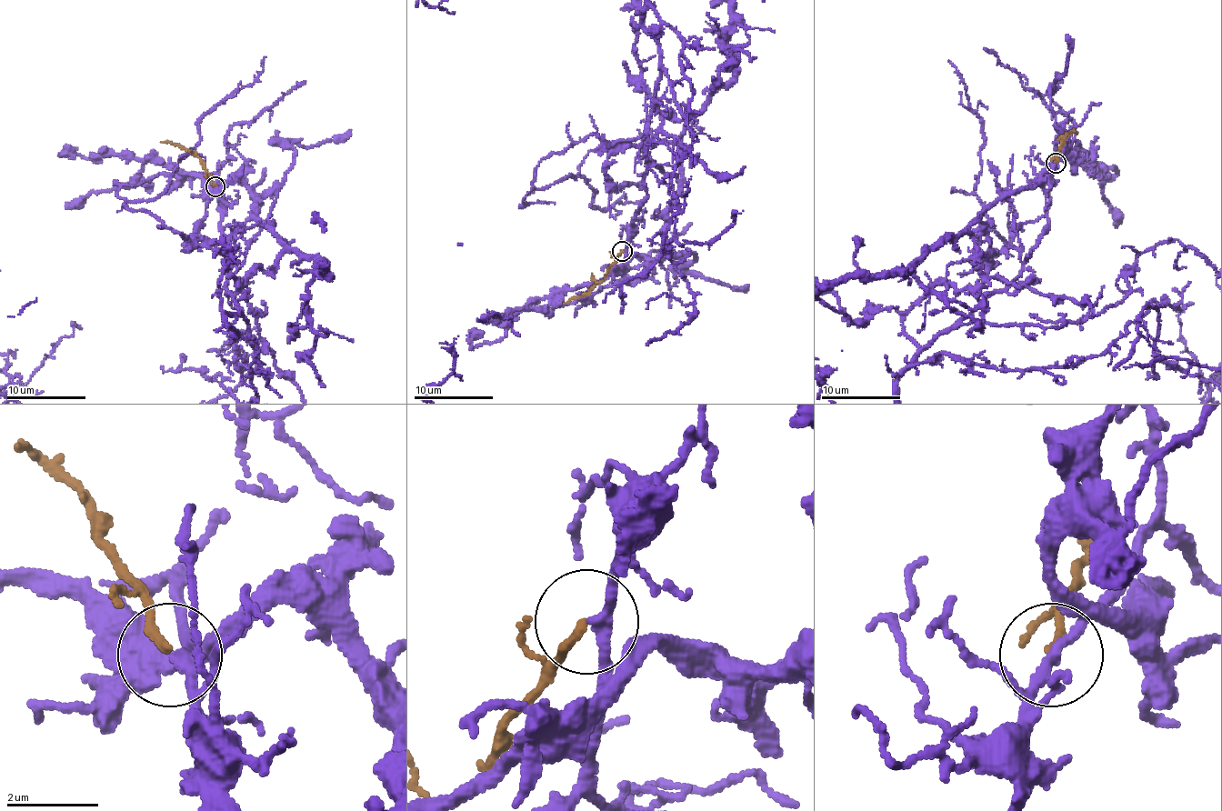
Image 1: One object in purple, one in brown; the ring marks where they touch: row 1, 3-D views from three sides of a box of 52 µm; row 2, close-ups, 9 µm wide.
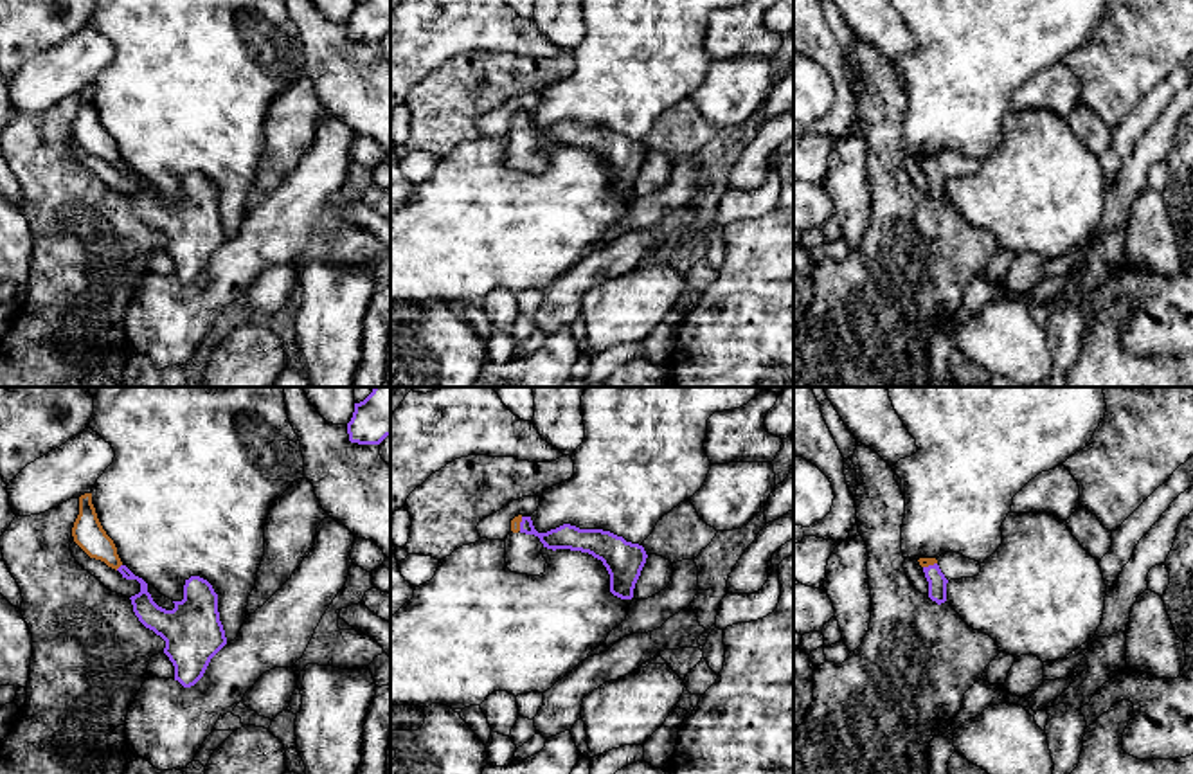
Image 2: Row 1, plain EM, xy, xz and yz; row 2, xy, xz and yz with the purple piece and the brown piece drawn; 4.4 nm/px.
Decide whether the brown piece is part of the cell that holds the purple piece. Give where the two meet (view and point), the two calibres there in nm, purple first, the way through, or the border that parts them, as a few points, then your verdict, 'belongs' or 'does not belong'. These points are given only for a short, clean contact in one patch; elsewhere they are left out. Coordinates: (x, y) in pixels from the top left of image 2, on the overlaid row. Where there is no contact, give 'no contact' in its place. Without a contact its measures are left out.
meets purple in xy at (119, 567); 110 nm thick on the purple side, 140 nm on the other; runs through xy (150, 614), (143, 584), (119, 567), (87, 531); belongs

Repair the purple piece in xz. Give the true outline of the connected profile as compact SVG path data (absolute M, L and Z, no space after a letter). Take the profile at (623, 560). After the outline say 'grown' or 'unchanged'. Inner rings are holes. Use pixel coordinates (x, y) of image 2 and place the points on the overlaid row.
M515 517L511 520L513 533L534 535L547 549L570 549L588 553L601 560L610 574L610 592L621 599L632 599L635 583L646 563L646 551L639 544L626 542L603 529L579 529L570 524L563 524L547 533L538 533L531 517Z; grown

